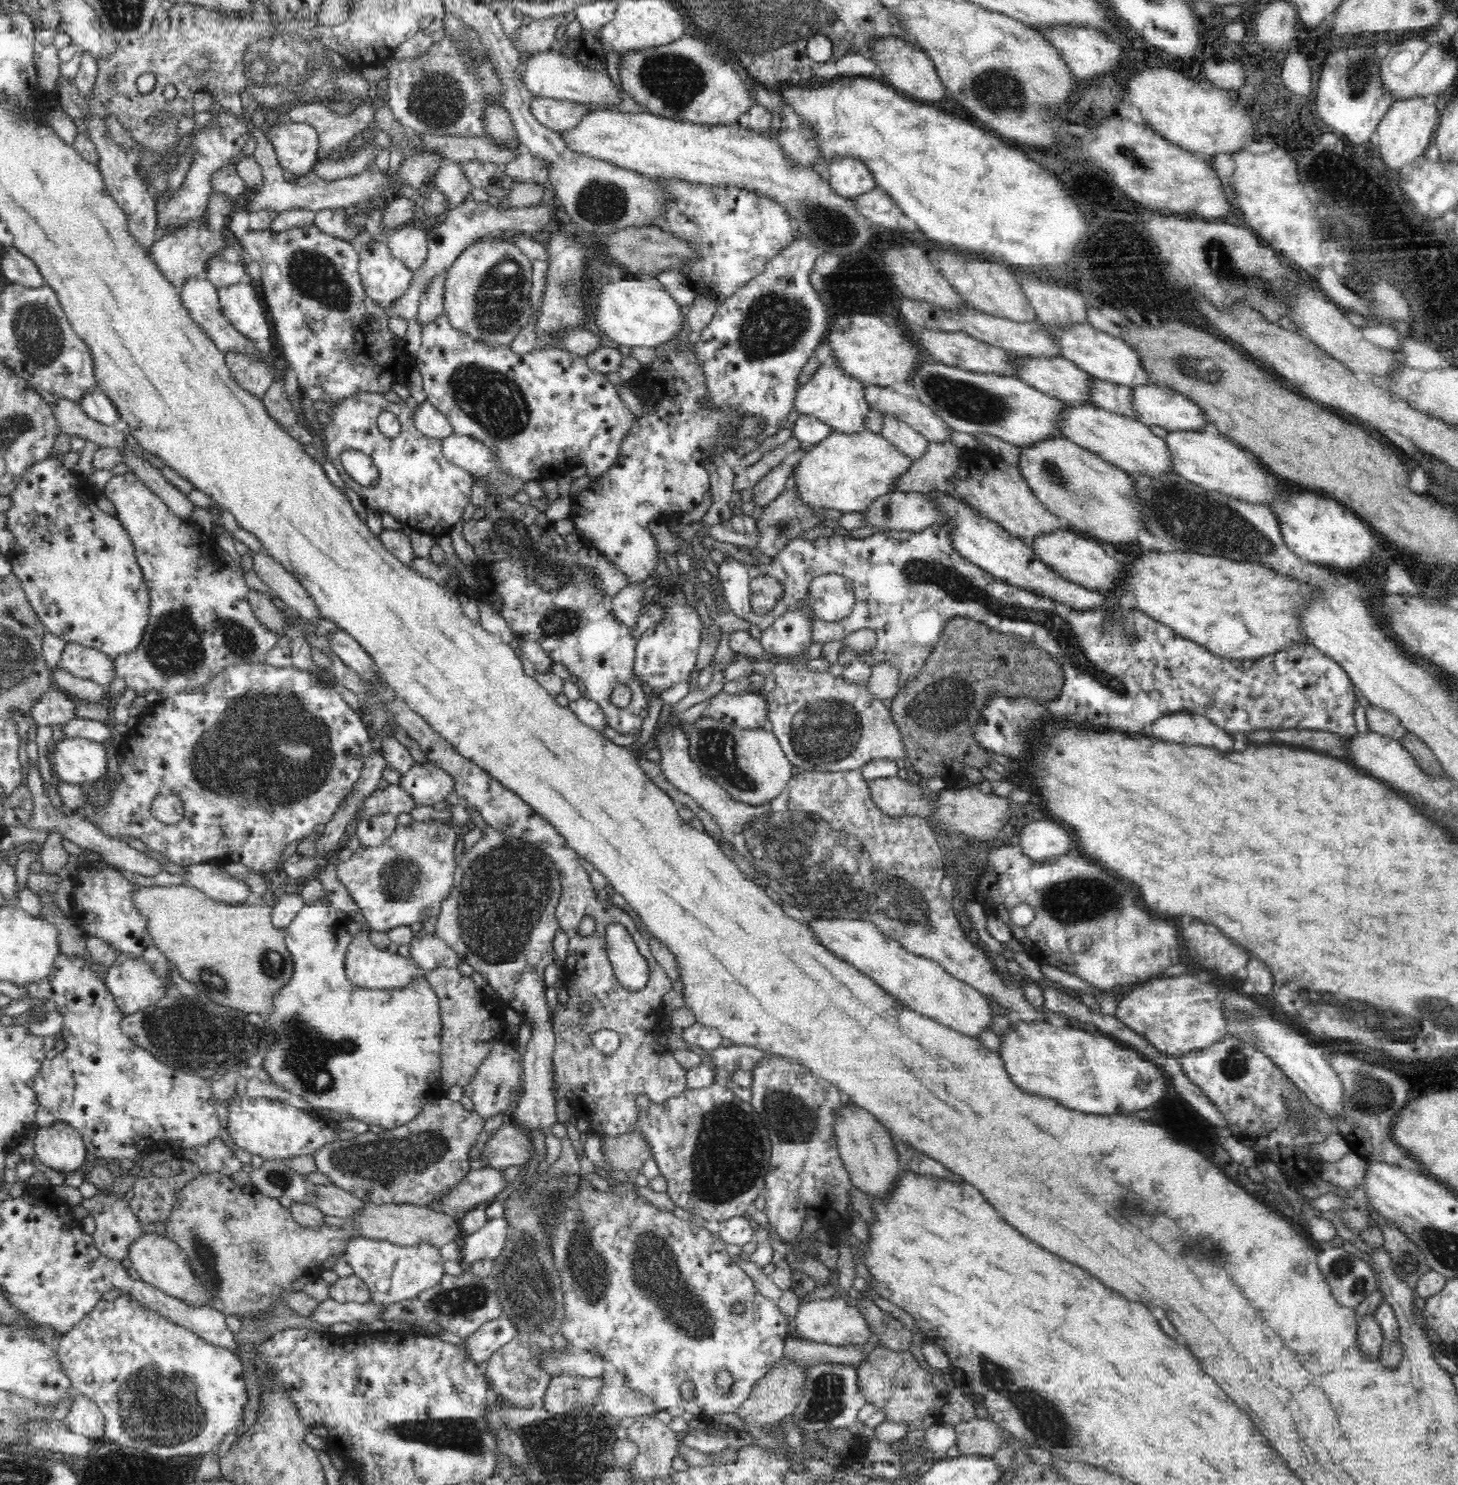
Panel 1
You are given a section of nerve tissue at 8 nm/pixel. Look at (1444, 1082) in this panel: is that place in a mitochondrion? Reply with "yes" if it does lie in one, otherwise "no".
no

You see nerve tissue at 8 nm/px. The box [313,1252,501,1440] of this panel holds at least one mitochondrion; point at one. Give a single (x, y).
(456, 1302)

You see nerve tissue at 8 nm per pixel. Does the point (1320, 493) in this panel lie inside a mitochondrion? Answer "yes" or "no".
no

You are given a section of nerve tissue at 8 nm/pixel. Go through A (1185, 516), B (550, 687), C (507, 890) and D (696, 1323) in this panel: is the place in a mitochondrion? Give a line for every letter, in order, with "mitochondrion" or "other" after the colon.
A: mitochondrion
B: other
C: mitochondrion
D: mitochondrion

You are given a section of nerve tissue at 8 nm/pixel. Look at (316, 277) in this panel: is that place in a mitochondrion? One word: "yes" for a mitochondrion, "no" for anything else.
yes

